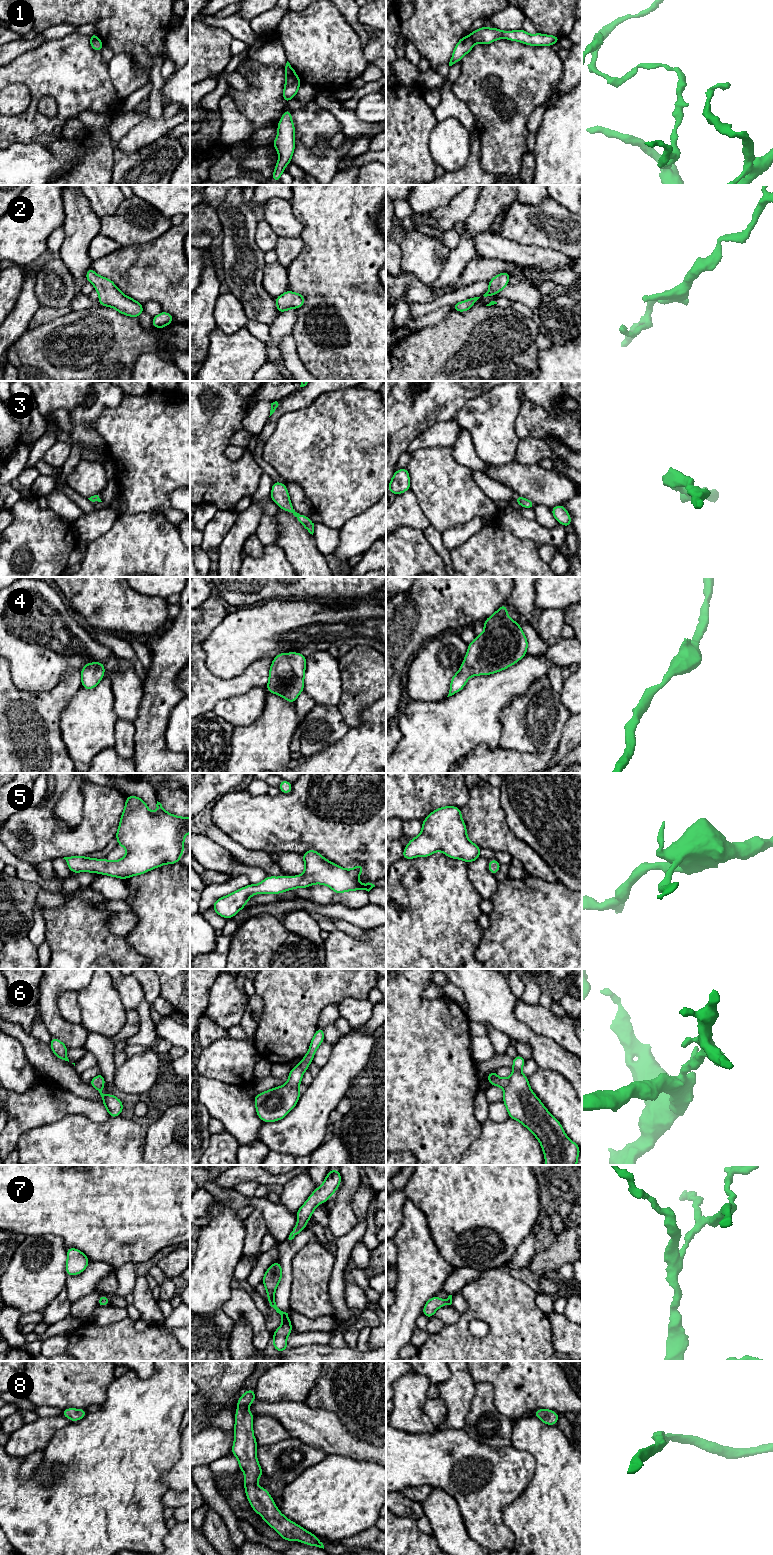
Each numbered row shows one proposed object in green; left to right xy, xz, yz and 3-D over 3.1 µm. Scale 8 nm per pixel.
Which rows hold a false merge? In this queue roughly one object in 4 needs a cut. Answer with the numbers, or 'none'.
1

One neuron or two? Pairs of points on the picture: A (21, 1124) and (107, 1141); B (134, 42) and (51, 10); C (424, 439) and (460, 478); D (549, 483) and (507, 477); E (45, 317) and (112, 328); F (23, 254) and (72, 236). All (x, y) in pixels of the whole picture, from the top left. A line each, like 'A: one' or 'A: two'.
A: two
B: one
C: two
D: one
E: two
F: two

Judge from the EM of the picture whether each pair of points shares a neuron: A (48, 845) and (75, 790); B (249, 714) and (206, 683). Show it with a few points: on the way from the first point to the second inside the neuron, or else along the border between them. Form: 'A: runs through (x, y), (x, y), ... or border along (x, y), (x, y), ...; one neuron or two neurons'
A: border along (60, 796), (53, 814), (70, 826), (78, 826); two neurons
B: border along (249, 690), (221, 699), (212, 710); two neurons

